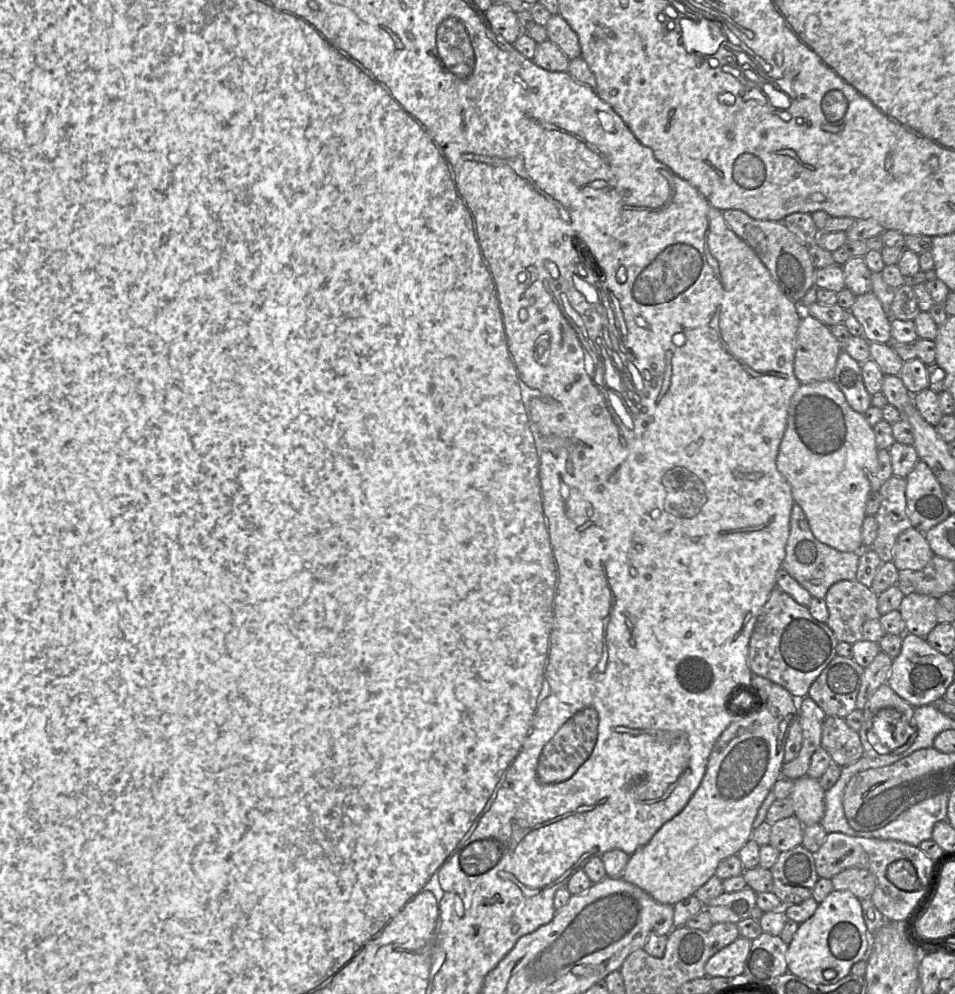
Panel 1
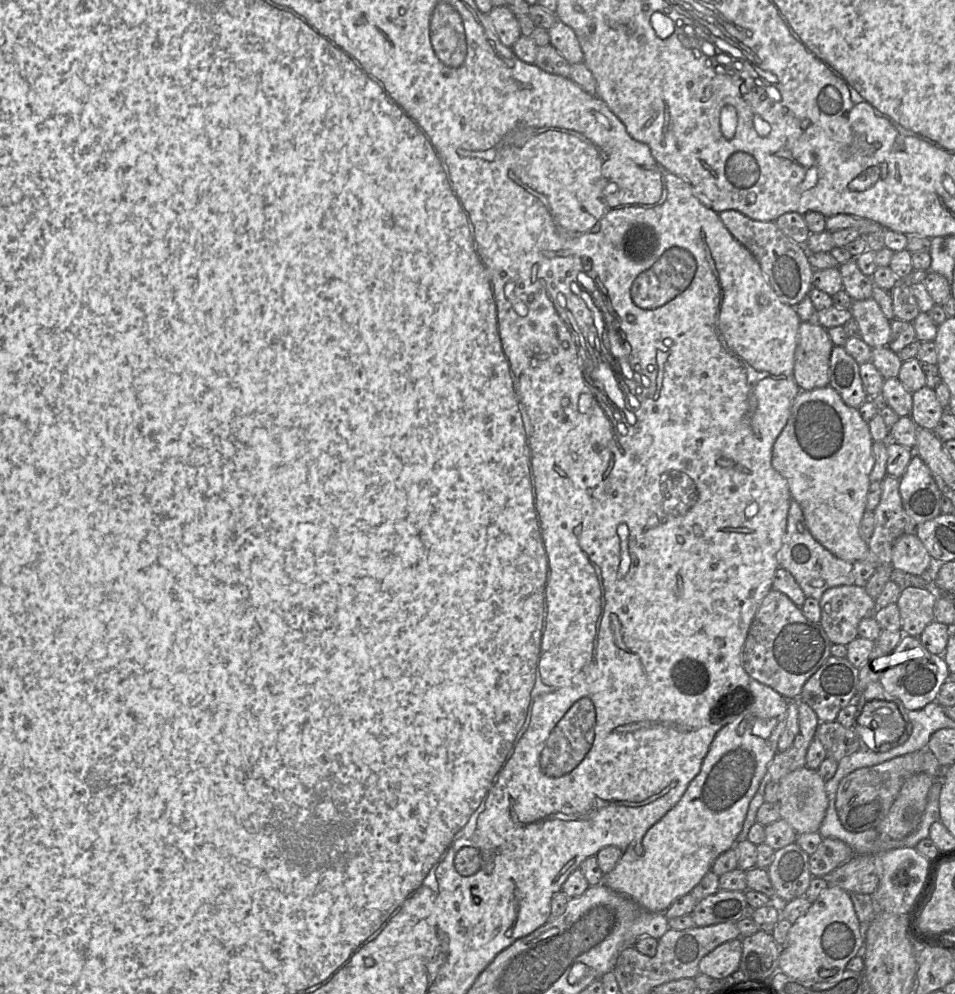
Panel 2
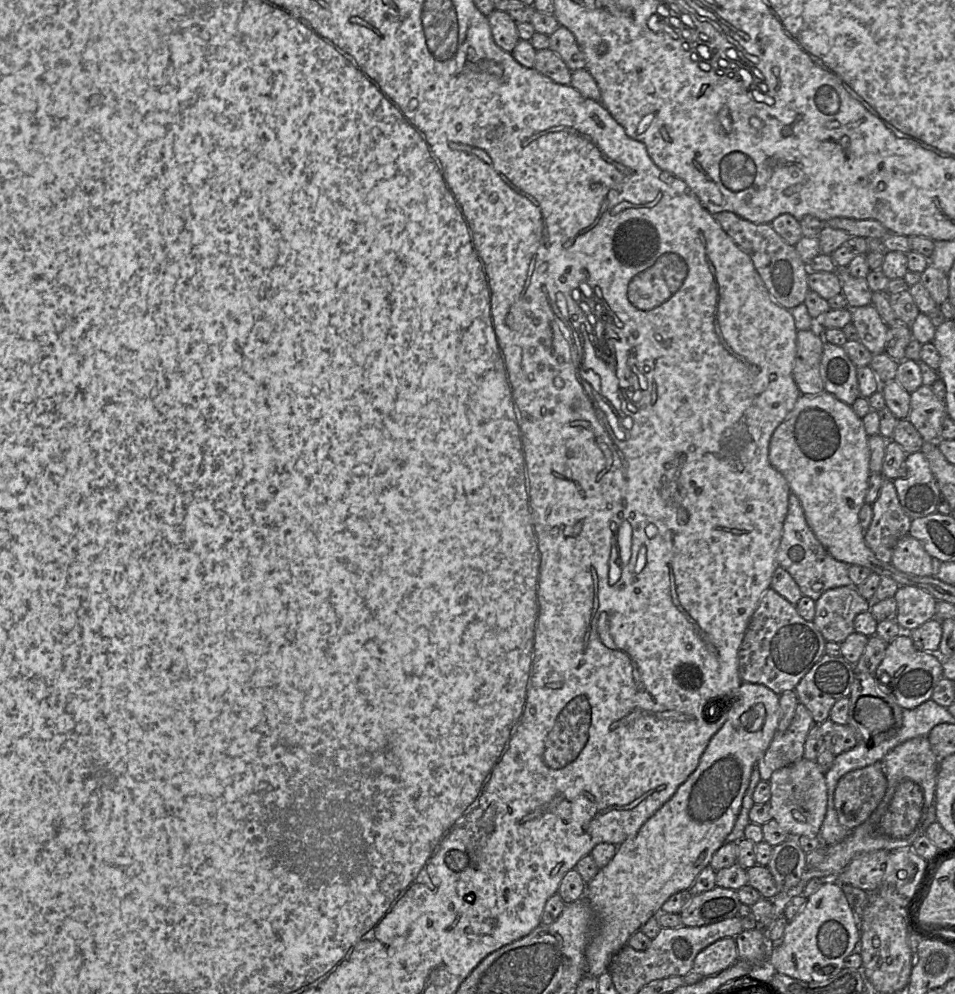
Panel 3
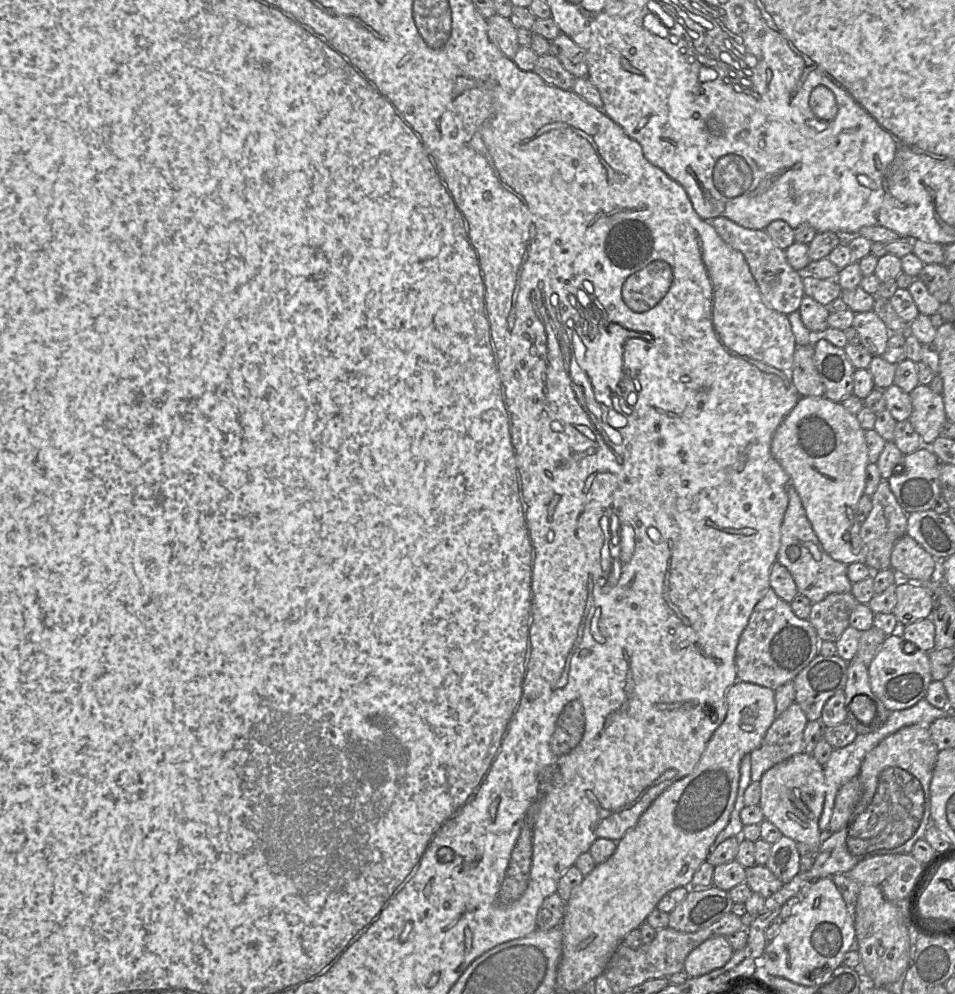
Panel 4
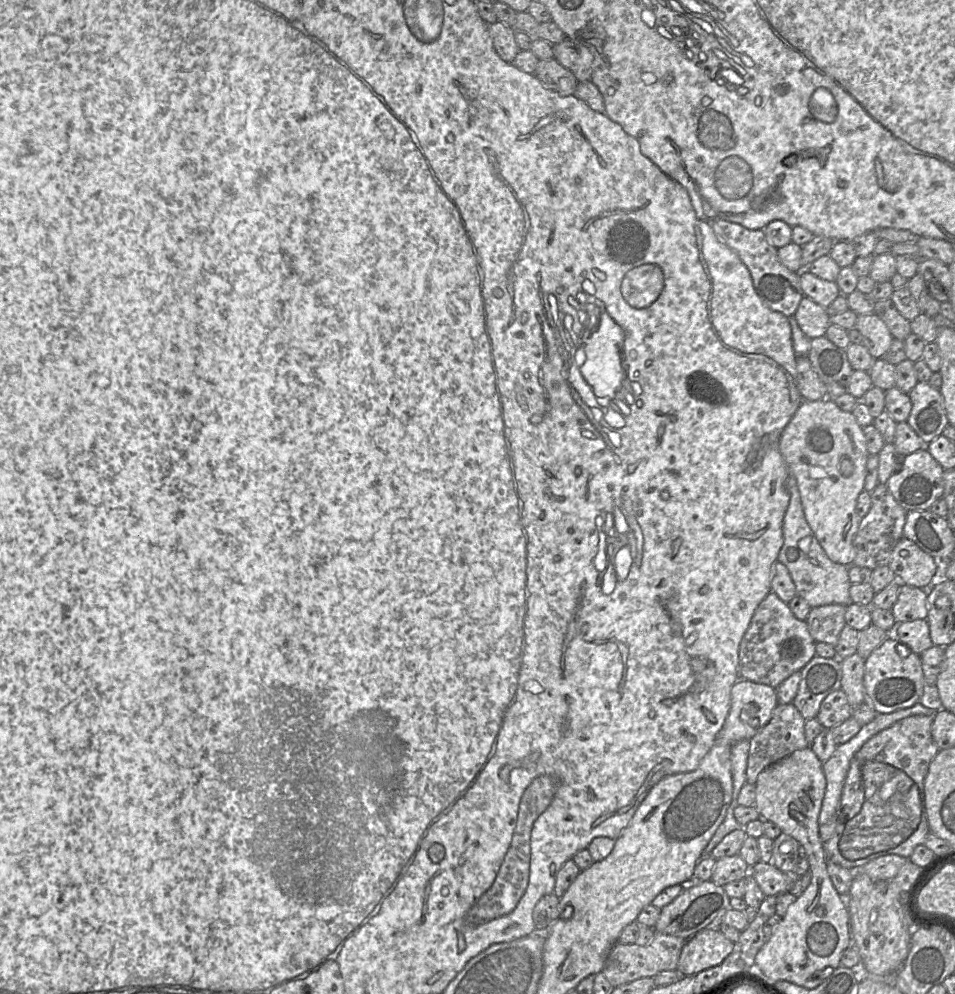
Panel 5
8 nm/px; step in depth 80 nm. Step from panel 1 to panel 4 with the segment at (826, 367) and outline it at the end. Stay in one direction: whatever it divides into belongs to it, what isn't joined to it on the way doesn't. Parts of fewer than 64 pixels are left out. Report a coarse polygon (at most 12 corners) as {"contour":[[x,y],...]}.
{"contour":[[813,344],[796,347],[793,383],[800,397],[824,396]]}

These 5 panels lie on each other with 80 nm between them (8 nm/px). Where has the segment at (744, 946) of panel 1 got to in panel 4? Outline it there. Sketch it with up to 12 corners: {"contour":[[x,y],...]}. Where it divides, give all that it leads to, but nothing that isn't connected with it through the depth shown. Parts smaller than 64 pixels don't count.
{"contour":[[714,936],[686,957],[684,971],[699,977],[722,968],[734,950]]}

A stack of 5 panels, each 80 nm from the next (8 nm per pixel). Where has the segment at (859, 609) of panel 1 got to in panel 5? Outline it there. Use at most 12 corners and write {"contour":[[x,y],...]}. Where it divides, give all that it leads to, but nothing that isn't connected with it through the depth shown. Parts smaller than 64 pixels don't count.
{"contour":[[841,604],[811,607],[805,621],[814,641],[837,645],[846,625]]}

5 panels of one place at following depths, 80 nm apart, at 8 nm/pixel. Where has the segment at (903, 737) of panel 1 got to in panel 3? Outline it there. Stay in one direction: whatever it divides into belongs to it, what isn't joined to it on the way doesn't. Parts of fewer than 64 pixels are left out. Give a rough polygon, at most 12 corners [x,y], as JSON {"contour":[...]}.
{"contour":[[859,696],[854,715],[872,736],[894,725],[890,705]]}

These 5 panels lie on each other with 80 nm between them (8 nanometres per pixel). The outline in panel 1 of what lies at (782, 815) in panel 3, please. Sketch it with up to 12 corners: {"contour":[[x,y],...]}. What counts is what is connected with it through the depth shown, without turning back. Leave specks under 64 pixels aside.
{"contour":[[795,779],[789,796],[803,826],[820,823],[825,791],[819,779]]}

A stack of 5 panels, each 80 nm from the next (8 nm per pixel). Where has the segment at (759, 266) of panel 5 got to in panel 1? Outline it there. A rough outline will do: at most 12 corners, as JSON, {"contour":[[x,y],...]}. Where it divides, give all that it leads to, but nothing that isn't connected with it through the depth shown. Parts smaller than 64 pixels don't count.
{"contour":[[722,214],[799,304],[815,284],[809,246],[782,221]]}

